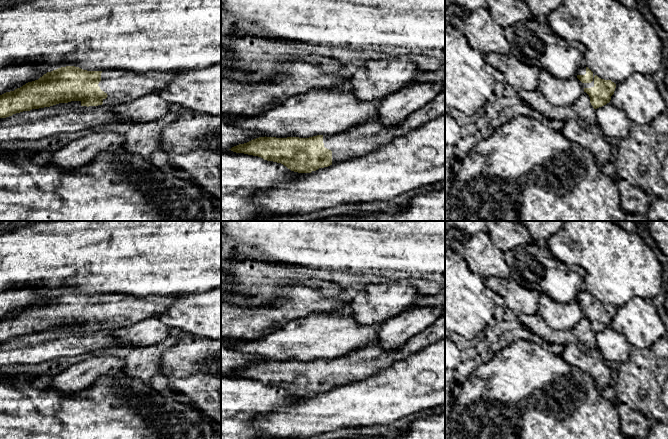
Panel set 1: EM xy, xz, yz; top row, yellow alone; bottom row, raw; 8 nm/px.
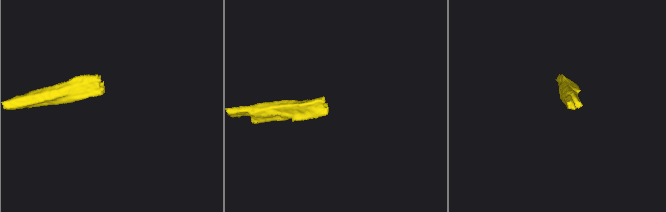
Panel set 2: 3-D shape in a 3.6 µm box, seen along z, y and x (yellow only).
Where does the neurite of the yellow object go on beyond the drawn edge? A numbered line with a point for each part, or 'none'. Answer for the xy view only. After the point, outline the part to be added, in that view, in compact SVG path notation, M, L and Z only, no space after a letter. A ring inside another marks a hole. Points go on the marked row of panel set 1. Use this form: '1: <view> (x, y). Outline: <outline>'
1: xy (121, 86). Outline: M118 69L102 71L98 86L108 95L102 102L108 105L130 103L162 90L177 74L174 71L145 74Z

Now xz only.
1: xz (360, 140). Outline: M445 89L433 100L428 102L424 107L413 112L401 126L386 127L381 125L377 120L373 120L338 134L323 135L324 147L332 151L332 164L335 164L347 159L366 155L369 152L378 149L379 147L387 145L395 138L406 135L409 132L416 130L420 126L423 126L427 122L434 120L444 114Z

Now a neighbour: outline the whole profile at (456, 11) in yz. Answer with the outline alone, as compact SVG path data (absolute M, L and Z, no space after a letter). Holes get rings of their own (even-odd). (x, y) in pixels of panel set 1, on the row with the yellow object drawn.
M445 0L445 27L463 31L469 15L480 8L488 9L486 0Z

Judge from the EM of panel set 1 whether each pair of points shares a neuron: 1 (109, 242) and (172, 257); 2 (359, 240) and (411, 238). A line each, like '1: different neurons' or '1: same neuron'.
1: same neuron
2: same neuron

